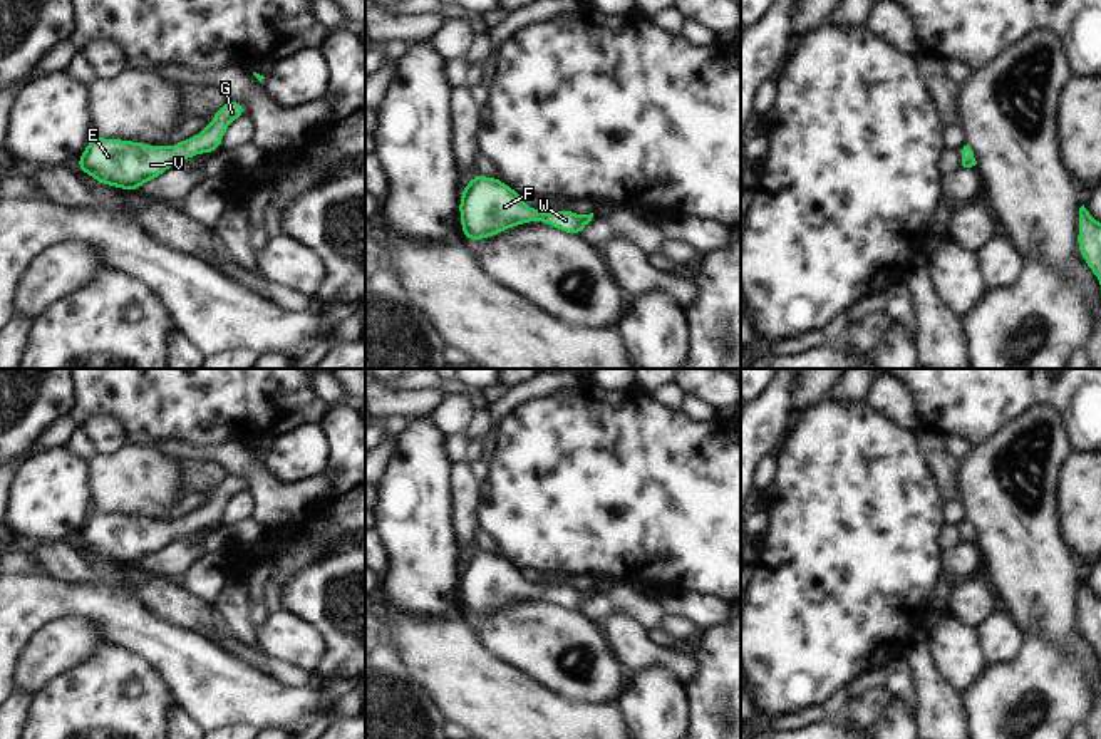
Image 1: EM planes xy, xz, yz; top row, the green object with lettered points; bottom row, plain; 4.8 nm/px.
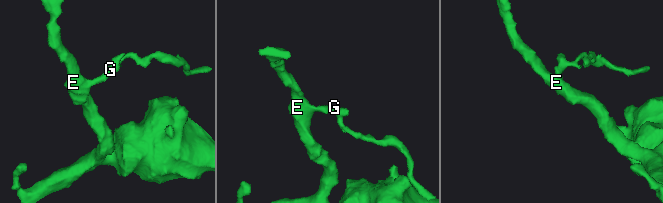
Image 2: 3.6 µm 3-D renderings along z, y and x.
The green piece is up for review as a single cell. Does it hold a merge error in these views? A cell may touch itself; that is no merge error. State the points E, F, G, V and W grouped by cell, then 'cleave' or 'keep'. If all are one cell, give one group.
E F G V W; keep

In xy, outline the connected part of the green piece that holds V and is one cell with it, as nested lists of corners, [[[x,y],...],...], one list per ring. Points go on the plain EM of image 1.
[[[226,476],[199,509],[168,523],[90,511],[77,543],[106,561],[134,566],[166,545],[203,528],[216,528],[228,501],[245,491],[243,479]]]

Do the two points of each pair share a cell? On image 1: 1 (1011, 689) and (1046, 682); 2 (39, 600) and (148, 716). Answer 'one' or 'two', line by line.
1: one
2: two

